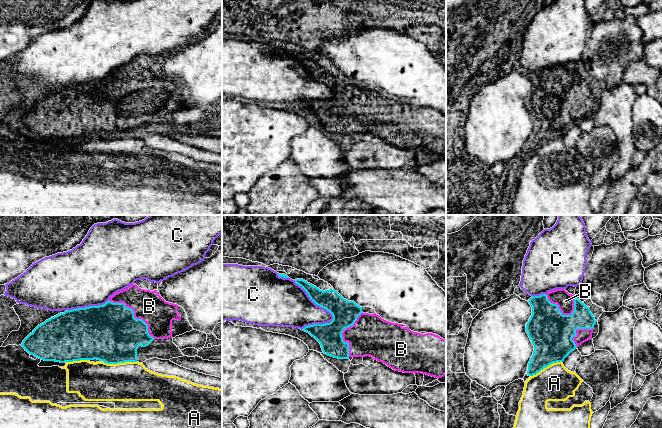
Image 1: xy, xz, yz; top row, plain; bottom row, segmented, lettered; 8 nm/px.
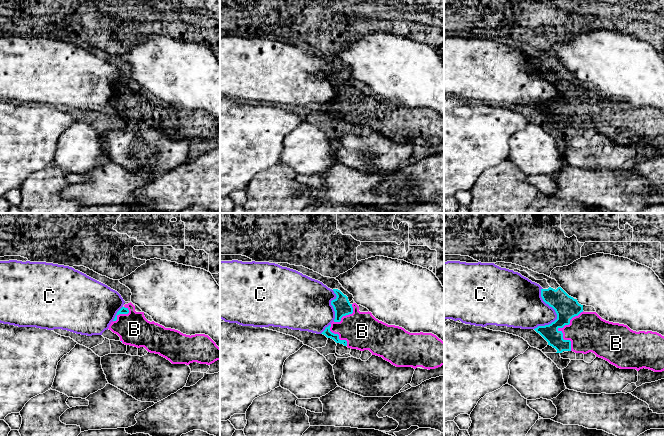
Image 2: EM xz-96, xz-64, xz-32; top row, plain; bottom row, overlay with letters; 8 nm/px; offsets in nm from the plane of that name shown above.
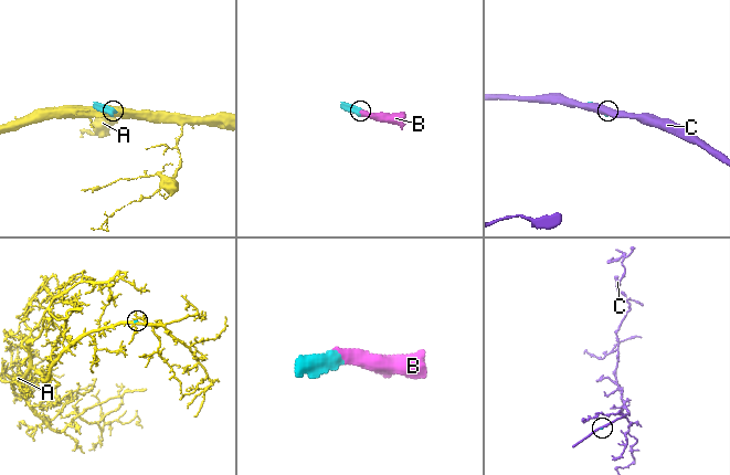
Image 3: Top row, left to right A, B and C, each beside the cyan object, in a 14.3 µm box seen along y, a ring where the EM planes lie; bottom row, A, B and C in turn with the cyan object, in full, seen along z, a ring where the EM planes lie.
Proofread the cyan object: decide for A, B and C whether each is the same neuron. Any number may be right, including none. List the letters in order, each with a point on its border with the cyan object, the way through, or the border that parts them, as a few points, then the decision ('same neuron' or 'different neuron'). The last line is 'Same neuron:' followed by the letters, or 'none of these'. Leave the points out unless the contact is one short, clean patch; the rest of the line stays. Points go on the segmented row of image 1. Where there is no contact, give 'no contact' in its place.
A: meets cyan in xy at (119, 362); different neuron
B: meets cyan in xy at (133, 315); same neuron
C: meets cyan in xz at (316, 304); different neuron
Same neuron: B

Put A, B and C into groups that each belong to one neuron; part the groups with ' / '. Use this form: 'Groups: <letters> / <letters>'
Groups: A / B / C

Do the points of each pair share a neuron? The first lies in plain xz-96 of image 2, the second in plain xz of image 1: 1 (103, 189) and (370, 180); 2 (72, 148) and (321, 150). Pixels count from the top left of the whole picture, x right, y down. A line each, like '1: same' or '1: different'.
1: same
2: same

